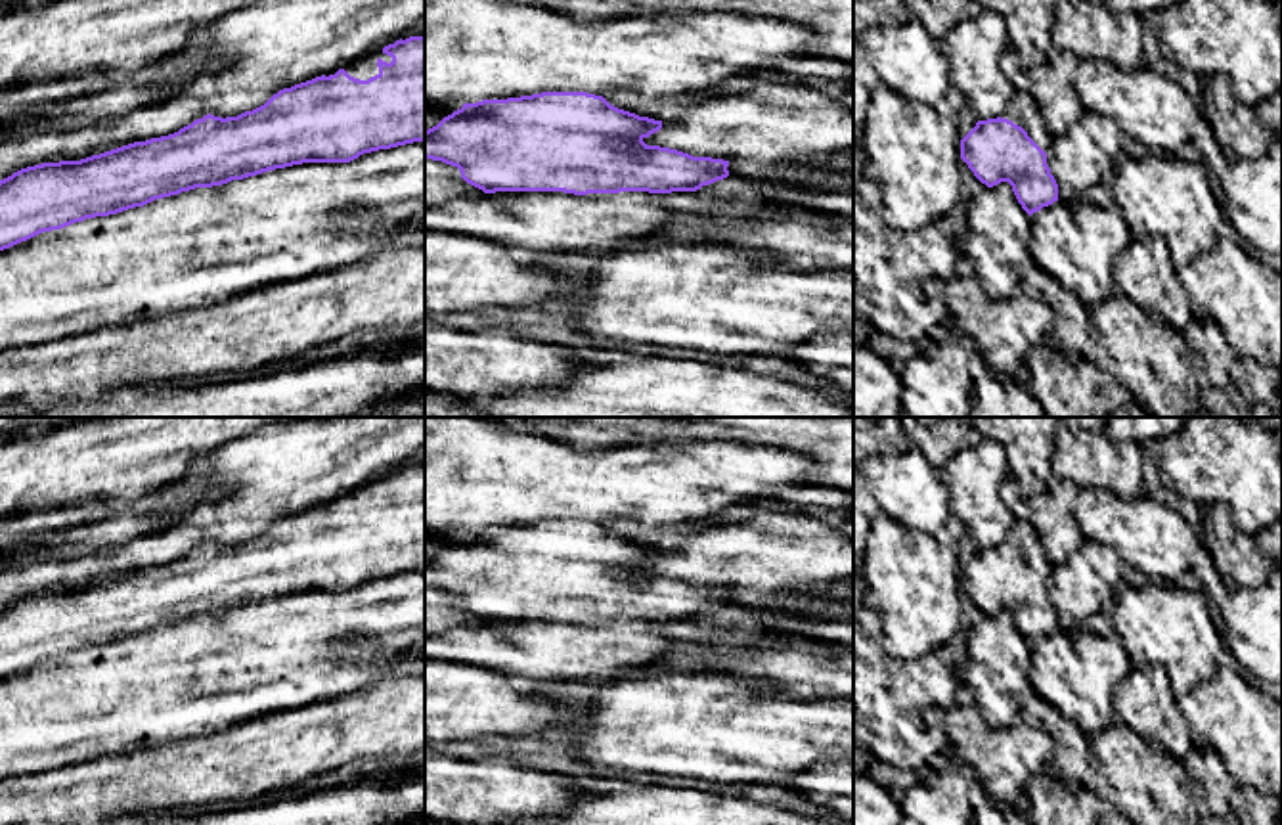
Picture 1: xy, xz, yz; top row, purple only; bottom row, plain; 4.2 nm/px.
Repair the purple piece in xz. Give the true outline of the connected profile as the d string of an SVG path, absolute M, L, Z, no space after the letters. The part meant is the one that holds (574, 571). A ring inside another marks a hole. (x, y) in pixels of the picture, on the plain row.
M542 521L507 528L482 528L463 532L461 538L444 546L425 559L425 588L457 595L461 607L482 618L496 620L564 620L574 624L620 622L620 620L696 620L729 605L729 590L693 586L689 582L647 574L643 569L662 557L662 549L639 546L610 534L603 524L587 521Z

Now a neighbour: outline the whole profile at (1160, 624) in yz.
M1175 584L1125 588L1110 616L1131 668L1148 672L1163 666L1175 697L1211 678L1227 647L1209 605L1202 590Z

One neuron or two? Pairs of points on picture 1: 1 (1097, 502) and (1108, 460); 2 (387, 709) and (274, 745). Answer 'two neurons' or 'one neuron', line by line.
1: two neurons
2: one neuron

